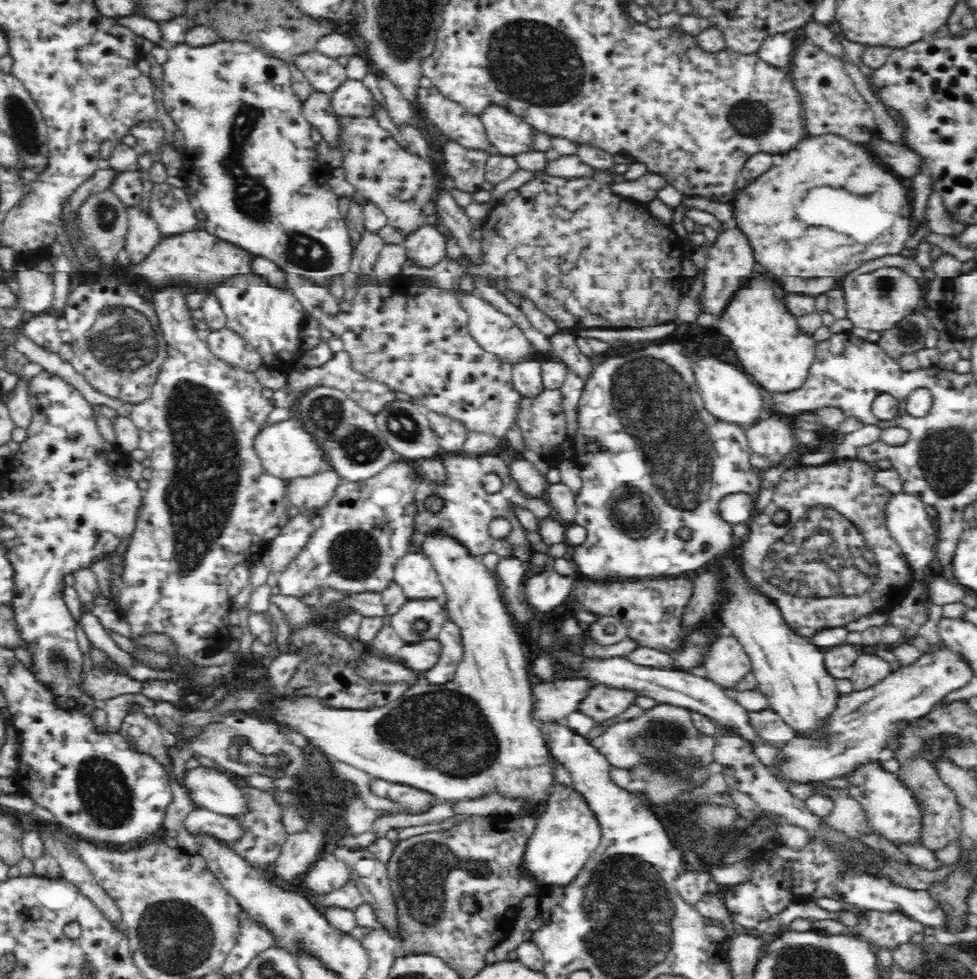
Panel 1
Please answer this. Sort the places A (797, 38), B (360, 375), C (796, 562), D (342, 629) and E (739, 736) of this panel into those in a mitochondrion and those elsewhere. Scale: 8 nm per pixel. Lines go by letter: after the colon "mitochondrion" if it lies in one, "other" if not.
A: other
B: other
C: mitochondrion
D: other
E: other

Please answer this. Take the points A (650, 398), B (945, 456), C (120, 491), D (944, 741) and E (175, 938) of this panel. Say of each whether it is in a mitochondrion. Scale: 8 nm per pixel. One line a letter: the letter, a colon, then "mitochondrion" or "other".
A: mitochondrion
B: mitochondrion
C: other
D: mitochondrion
E: mitochondrion

